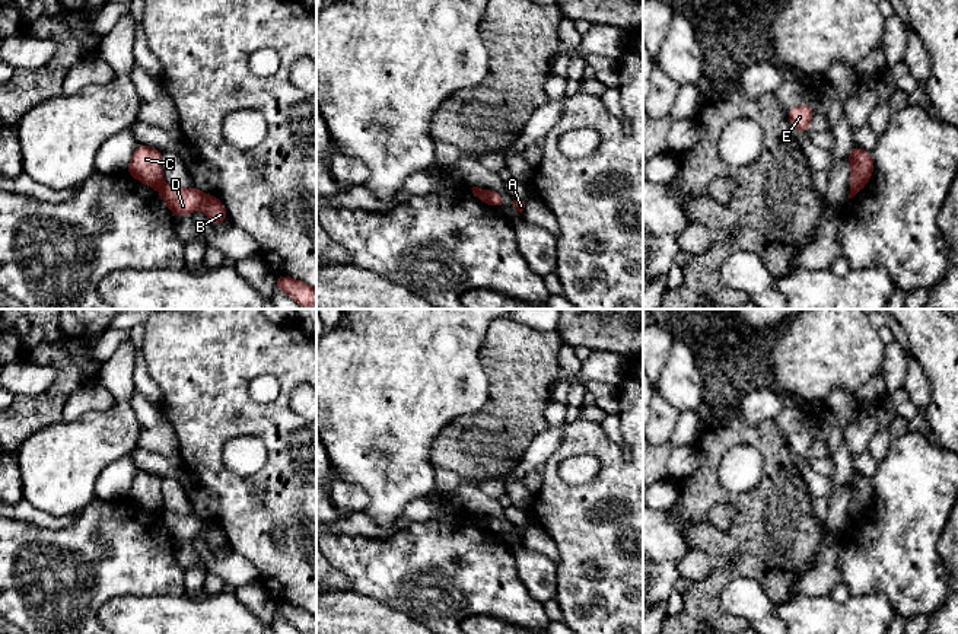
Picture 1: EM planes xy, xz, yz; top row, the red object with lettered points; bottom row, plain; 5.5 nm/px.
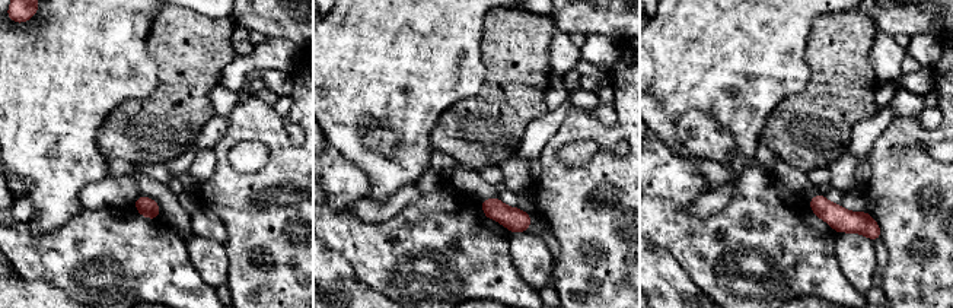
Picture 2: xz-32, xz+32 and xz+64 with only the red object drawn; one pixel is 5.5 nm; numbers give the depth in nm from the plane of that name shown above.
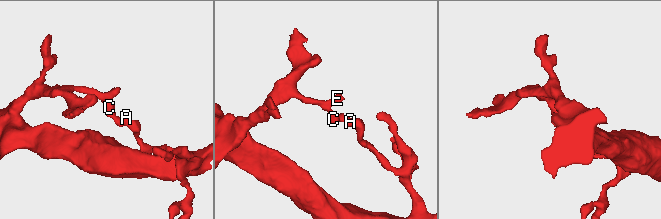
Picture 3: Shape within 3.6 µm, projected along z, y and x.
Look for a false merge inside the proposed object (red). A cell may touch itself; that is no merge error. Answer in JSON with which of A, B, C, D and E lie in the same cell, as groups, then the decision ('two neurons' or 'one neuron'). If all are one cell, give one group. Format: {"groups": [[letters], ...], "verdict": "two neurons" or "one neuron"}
{"groups": [["A", "B", "D"], ["C", "E"]], "verdict": "two neurons"}

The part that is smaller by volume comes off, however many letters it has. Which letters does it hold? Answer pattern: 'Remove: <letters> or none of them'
Remove: C, E

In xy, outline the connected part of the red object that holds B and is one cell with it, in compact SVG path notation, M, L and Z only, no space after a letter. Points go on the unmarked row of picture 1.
M162 512L159 514L165 531L174 542L192 541L197 535L204 533L206 542L210 551L214 554L227 545L225 532L216 522L206 522L198 514L174 514L171 512Z

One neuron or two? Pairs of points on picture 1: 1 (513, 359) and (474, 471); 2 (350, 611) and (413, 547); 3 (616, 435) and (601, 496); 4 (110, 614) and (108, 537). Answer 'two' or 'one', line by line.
1: one
2: two
3: two
4: two

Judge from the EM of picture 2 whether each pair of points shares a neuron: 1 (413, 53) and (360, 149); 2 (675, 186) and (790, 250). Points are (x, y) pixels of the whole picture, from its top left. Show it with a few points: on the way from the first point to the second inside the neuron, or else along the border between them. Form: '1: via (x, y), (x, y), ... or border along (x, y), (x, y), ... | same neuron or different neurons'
1: via (389, 76), (353, 113), (353, 126) | same neuron
2: via (684, 221), (707, 244), (755, 244) | same neuron

